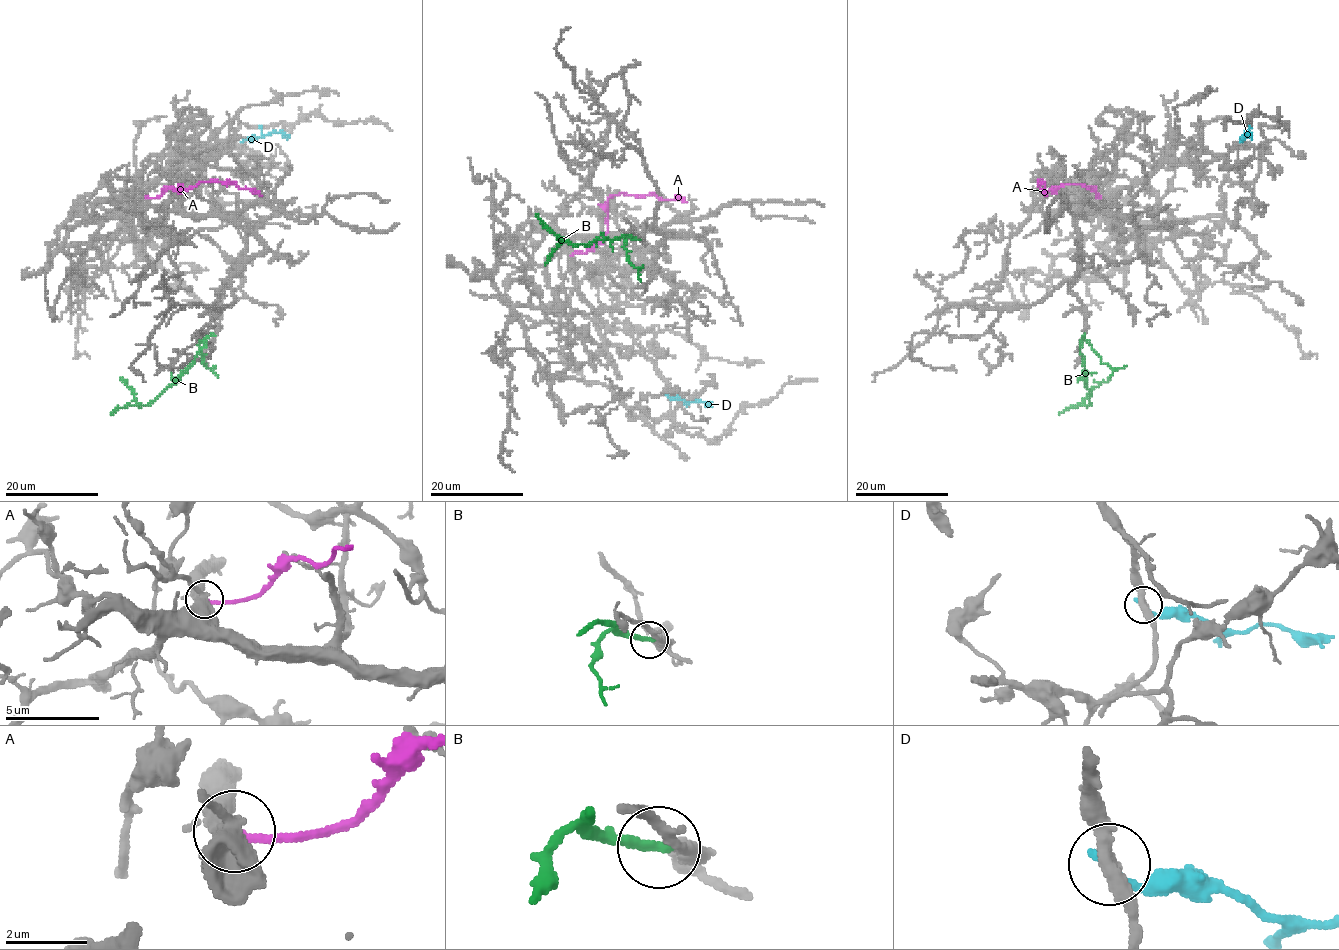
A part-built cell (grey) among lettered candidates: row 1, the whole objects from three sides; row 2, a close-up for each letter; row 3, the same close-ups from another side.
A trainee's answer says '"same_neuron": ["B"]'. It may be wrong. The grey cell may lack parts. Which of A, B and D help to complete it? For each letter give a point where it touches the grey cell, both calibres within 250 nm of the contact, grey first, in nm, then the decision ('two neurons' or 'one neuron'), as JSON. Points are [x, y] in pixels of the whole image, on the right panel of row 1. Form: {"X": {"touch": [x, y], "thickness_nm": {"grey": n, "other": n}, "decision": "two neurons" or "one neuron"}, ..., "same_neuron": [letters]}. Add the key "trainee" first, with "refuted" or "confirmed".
{"trainee": "confirmed", "A": {"touch": [1099, 197], "thickness_nm": {"grey": 400, "other": 240}, "decision": "two neurons"}, "B": {"touch": [1084, 334], "thickness_nm": {"grey": 280, "other": 280}, "decision": "one neuron"}, "D": {"touch": [1241, 141], "thickness_nm": {"grey": 380, "other": 220}, "decision": "two neurons"}, "same_neuron": ["B"]}

